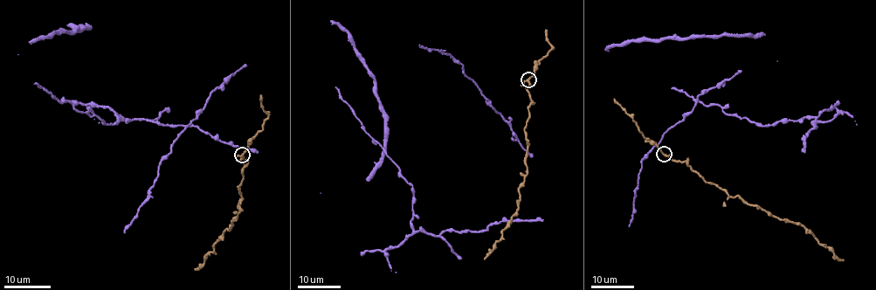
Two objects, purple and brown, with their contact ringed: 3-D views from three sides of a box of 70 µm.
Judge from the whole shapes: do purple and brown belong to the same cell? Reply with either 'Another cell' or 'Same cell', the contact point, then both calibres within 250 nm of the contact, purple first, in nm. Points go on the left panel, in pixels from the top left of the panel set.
Another cell. Place: (242, 155). Thickness 70 nm (purple) against 240 nm

